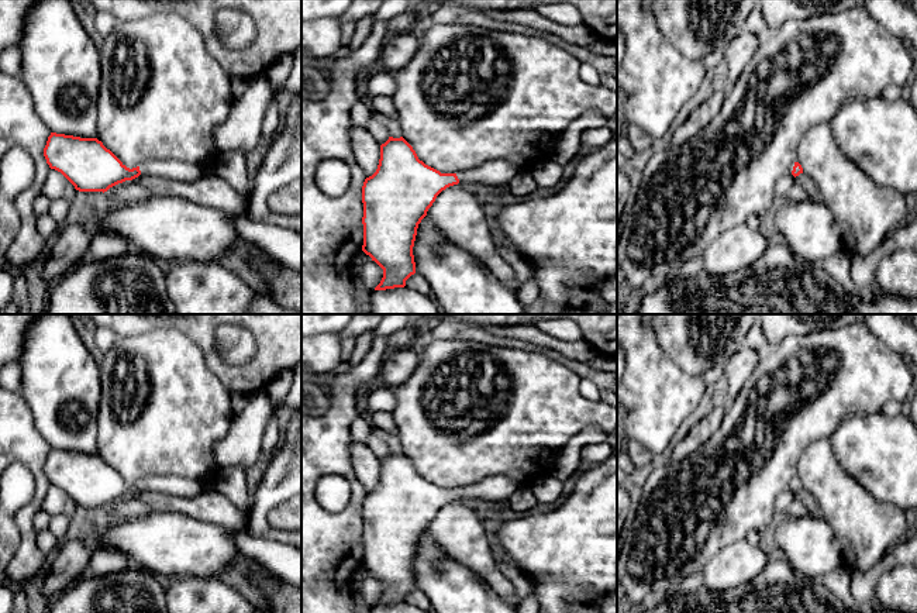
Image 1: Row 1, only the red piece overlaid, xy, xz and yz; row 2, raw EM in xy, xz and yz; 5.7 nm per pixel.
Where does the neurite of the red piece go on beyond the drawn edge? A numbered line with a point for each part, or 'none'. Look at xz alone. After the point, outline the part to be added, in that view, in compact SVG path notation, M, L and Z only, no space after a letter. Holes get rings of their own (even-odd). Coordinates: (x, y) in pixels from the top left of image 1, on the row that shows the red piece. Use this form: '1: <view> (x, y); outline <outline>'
1: xz (497, 172); outline M497 159L483 163L482 166L459 171L456 176L459 182L482 183L489 186L499 186L510 183L510 180L520 172L520 169L507 161Z

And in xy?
1: xy (181, 171); outline M149 161L139 165L141 175L169 178L193 183L203 178L200 166L183 161Z

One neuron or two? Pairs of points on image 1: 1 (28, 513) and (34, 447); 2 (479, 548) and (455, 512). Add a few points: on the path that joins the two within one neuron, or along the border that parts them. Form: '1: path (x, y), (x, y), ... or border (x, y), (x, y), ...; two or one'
1: path (38, 496), (40, 477), (34, 464); one
2: path (471, 540), (455, 524), (455, 520); one

